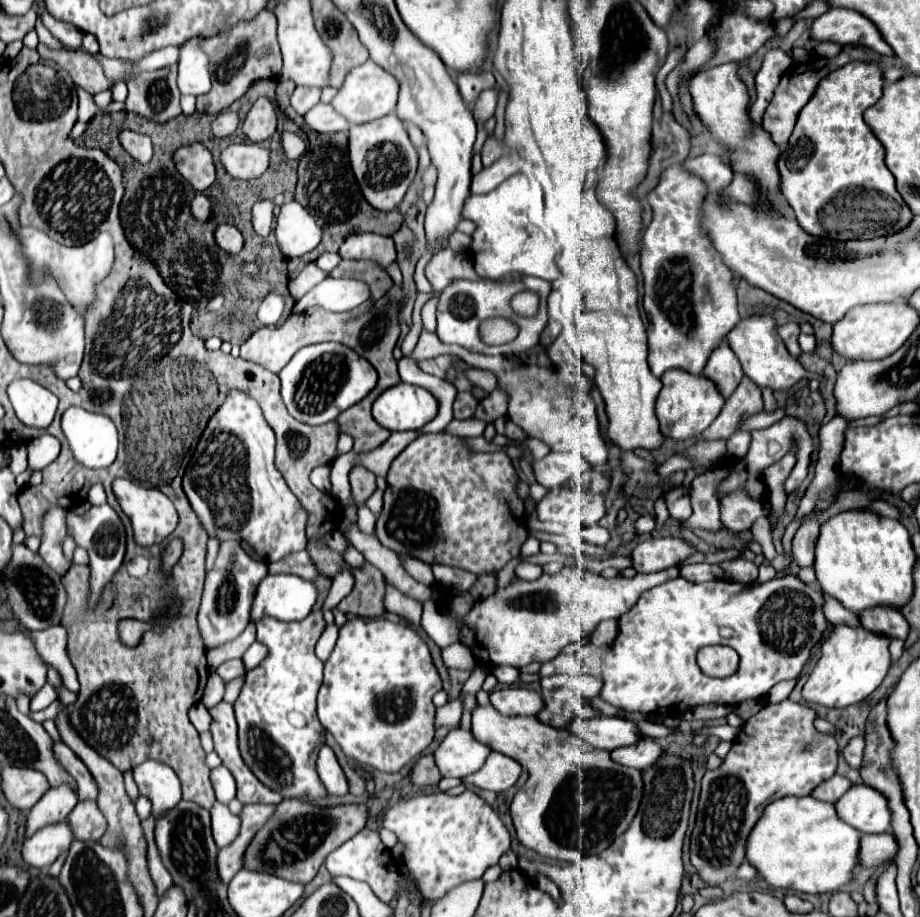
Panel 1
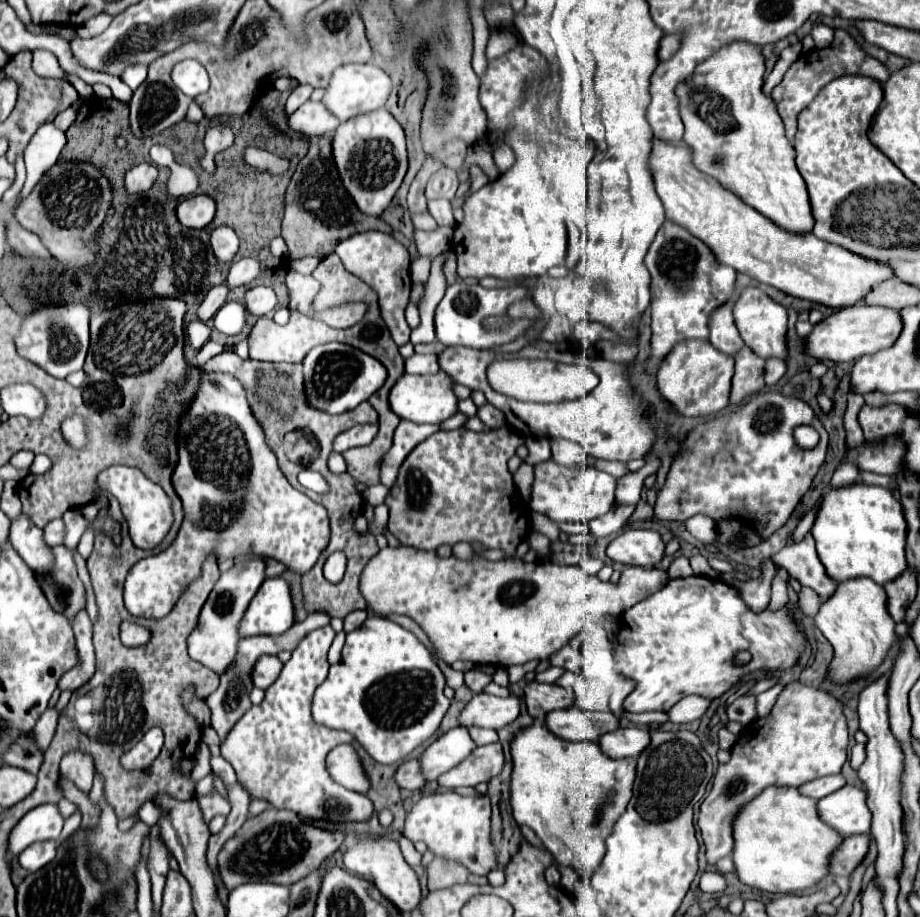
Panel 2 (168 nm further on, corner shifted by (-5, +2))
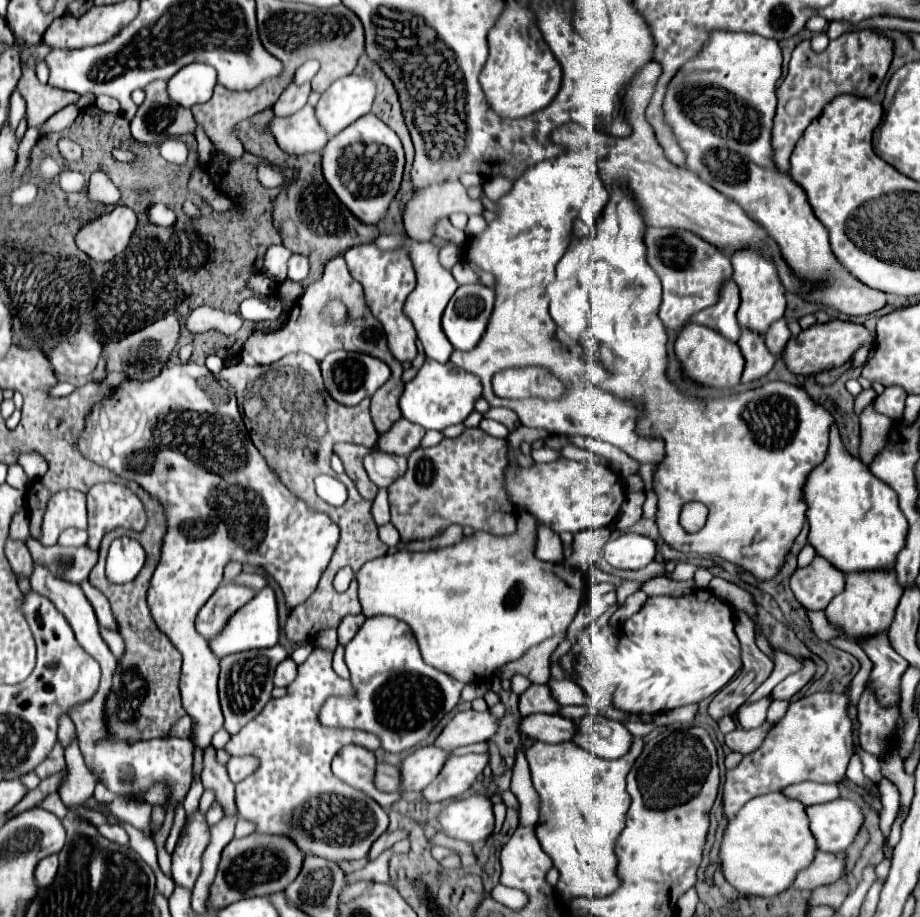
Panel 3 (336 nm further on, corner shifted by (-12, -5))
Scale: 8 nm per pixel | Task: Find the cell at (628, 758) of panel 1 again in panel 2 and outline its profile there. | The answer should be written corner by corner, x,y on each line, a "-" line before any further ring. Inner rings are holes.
617,728
609,734
603,734
597,742
601,752
609,758
637,756
649,744
649,732
641,728

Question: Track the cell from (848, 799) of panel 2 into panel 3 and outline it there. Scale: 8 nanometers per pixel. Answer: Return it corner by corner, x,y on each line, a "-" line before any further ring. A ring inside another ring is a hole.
834,799
806,807
820,851
846,851
864,825
864,813
852,799

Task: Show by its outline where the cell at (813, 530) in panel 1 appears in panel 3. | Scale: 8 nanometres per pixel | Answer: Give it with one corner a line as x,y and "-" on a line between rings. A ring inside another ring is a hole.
816,555
810,565
792,573
790,589
798,603
806,609
826,609
826,605
844,591
844,573

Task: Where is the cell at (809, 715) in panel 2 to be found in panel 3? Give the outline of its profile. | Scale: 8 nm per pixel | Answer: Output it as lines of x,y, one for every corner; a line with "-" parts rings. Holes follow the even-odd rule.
812,693
790,703
786,715
768,731
764,743
744,755
738,767
726,771
722,809
730,821
754,797
782,791
802,781
838,783
854,755
848,697
838,693

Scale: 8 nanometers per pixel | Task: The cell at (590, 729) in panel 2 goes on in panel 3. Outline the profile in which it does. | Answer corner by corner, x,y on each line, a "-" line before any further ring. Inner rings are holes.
528,715
522,719
522,733
530,739
544,743
564,743
572,741
576,735
576,721
562,715

